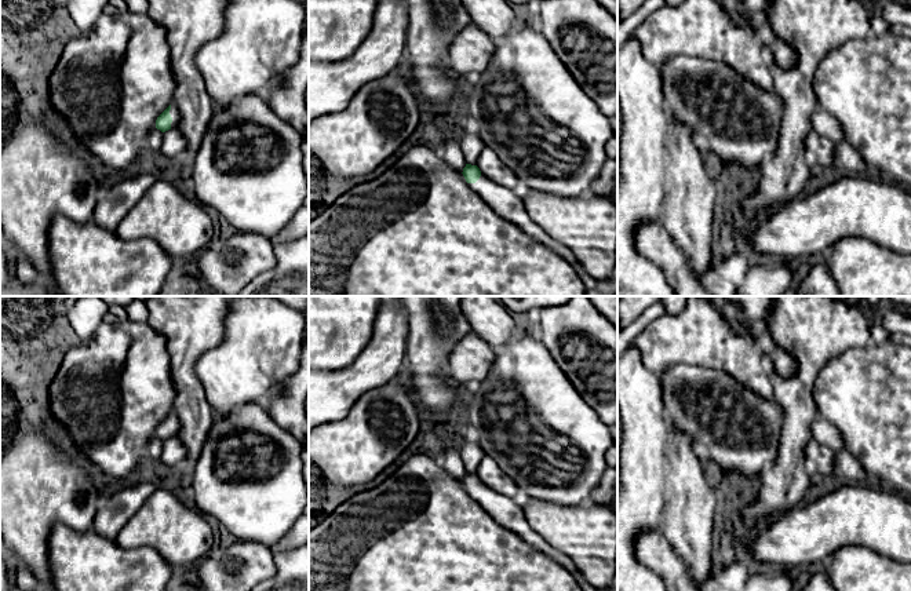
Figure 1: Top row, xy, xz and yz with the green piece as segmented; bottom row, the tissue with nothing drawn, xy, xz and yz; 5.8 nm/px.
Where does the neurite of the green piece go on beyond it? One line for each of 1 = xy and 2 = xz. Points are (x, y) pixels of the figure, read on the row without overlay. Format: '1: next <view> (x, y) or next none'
1: next xy (174, 420)
2: next xz (509, 513)

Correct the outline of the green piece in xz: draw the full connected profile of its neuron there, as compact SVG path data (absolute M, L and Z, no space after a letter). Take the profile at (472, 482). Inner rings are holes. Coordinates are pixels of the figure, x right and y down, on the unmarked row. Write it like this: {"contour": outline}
{"contour": "M466 473L463 485L470 496L502 526L517 533L538 551L547 554L572 574L577 585L587 581L569 557L547 544L528 523L522 500L511 499L487 486L477 474Z"}

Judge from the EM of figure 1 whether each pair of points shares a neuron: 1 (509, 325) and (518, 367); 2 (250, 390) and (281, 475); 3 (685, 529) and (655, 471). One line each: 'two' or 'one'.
1: two
2: two
3: two

